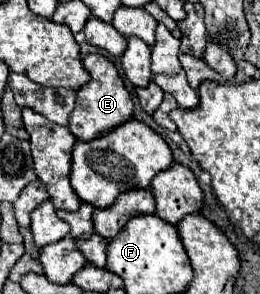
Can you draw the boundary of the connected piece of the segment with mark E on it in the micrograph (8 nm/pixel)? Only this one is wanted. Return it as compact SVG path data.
M86 55L82 63L92 79L84 87L80 87L76 93L76 107L70 115L68 129L72 131L72 135L76 135L76 139L90 141L108 133L116 125L122 125L124 121L128 121L132 117L134 103L128 89L124 87L122 77L118 75L118 69L114 67L110 59L106 59L104 55Z

